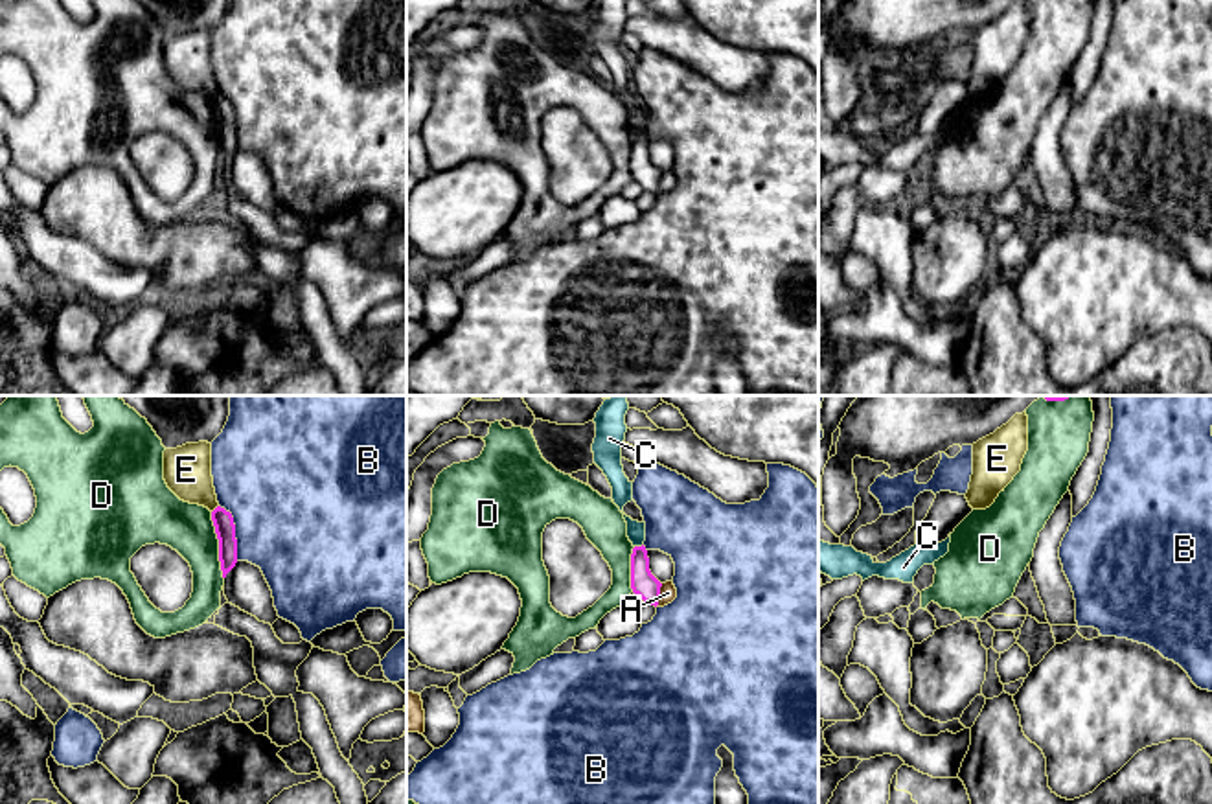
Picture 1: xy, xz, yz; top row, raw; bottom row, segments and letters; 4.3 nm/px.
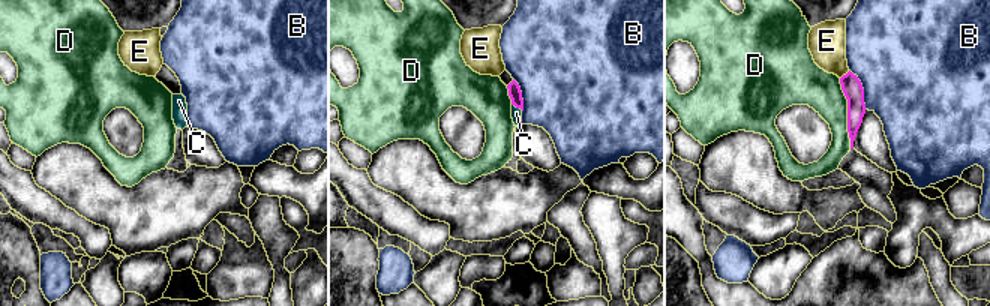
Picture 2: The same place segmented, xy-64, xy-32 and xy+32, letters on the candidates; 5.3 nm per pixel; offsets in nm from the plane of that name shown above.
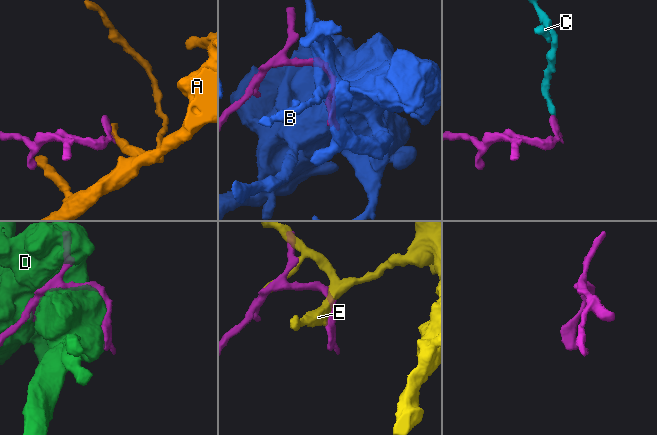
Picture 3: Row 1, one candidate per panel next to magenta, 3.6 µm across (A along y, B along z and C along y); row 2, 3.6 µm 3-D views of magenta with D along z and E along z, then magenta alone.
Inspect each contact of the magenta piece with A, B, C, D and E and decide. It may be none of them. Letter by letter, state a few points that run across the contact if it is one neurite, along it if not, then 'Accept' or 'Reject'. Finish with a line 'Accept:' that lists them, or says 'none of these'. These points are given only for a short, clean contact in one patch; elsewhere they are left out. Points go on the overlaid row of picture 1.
A: Line: xz (663, 584), (655, 606). Reject
B: Reject
C: Line: xz (642, 543), (635, 547). Reject
D: Reject
E: Reject
Accept: none of these

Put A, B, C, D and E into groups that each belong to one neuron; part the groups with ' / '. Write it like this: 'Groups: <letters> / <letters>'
Groups: A / B / C / D / E

